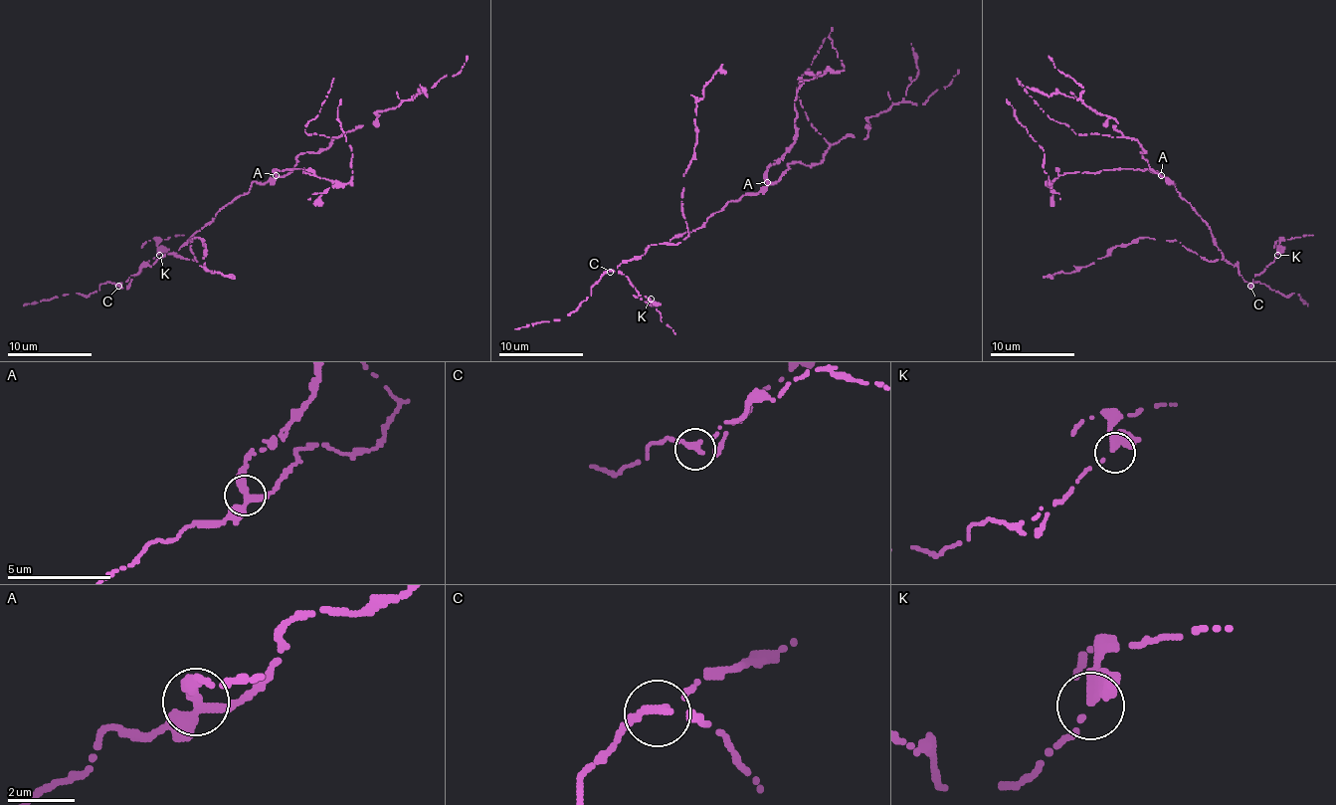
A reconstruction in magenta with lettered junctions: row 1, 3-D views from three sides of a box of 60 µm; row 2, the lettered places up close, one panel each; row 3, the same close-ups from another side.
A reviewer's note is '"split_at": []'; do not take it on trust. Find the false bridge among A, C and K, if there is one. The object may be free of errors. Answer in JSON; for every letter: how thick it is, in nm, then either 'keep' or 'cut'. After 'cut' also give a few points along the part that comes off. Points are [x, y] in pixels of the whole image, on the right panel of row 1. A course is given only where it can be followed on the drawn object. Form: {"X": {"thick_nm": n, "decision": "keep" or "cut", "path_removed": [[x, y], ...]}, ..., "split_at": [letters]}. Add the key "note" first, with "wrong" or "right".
{"note": "wrong", "A": {"thick_nm": 260, "decision": "cut", "path_removed": [[1162, 174], [1121, 168], [1068, 172], [1049, 185], [1044, 170], [1044, 149], [1016, 119], [1006, 99]]}, "C": {"thick_nm": 200, "decision": "keep"}, "K": {"thick_nm": 240, "decision": "keep"}, "split_at": ["A"]}

